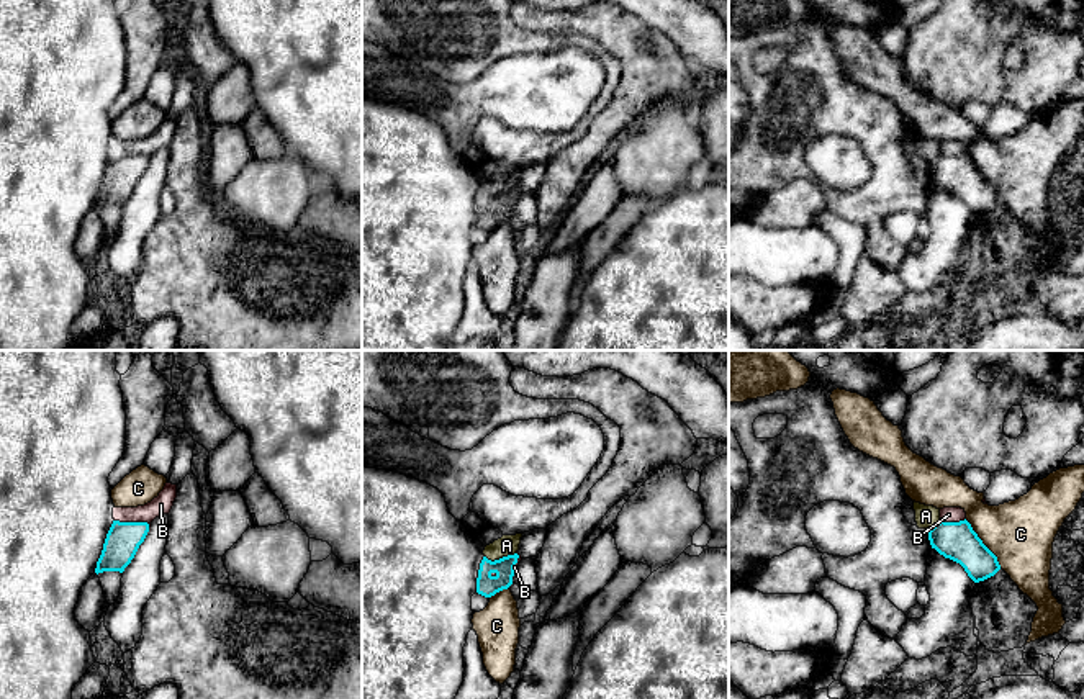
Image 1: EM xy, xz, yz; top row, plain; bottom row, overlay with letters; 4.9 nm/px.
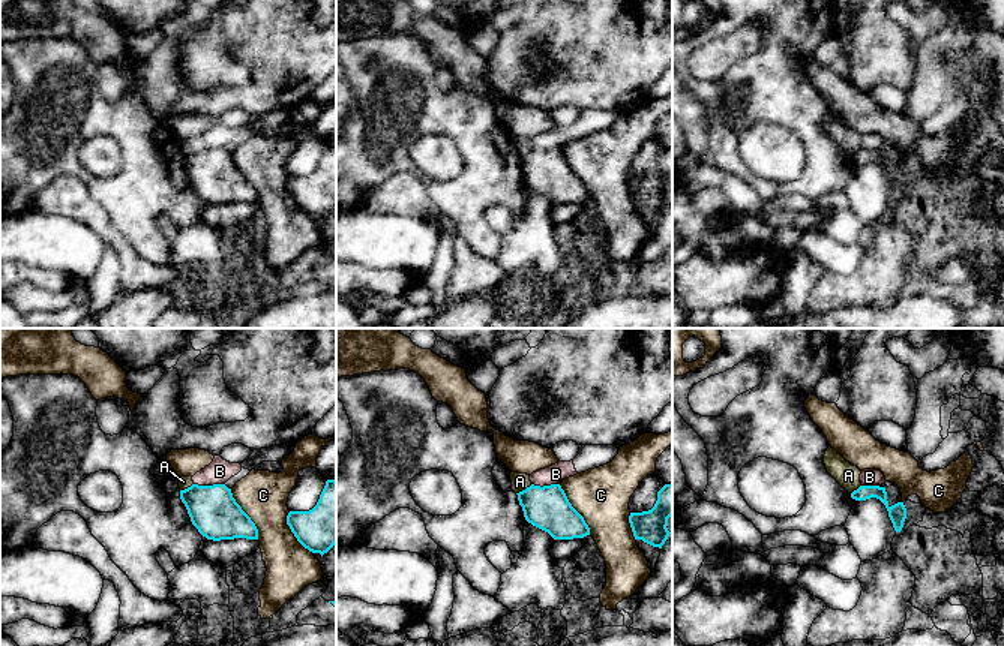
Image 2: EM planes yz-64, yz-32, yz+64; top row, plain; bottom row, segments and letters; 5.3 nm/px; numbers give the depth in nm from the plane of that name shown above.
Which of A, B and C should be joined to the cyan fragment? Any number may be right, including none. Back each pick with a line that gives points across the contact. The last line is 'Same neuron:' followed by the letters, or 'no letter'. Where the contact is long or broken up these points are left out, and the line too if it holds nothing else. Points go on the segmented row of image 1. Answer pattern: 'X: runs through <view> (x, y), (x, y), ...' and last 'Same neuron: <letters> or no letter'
Same neuron: no letter

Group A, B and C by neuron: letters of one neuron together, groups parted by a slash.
A / B / C

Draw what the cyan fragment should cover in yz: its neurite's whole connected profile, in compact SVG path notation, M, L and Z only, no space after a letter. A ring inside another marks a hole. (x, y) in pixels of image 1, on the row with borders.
M966 519L937 522L928 529L928 540L940 555L960 563L974 583L984 581L1000 570L997 557L982 543Z

